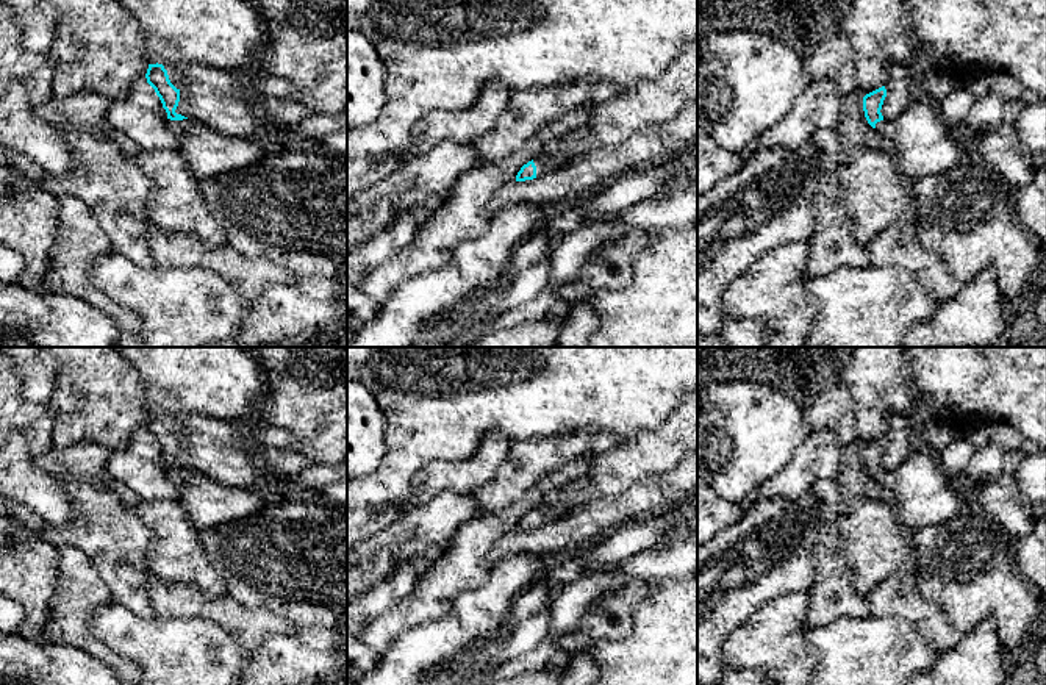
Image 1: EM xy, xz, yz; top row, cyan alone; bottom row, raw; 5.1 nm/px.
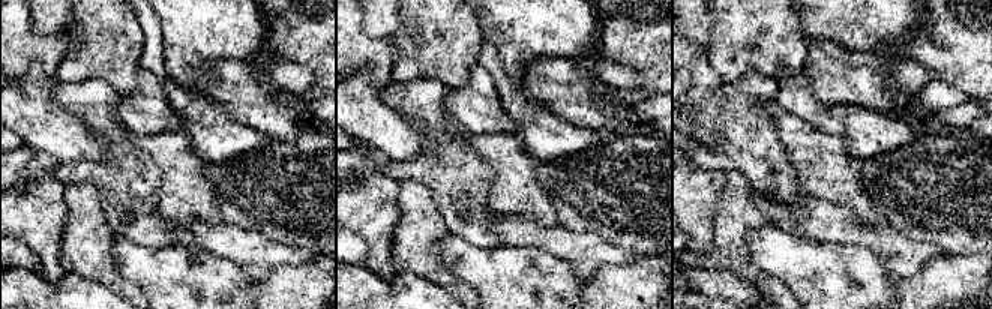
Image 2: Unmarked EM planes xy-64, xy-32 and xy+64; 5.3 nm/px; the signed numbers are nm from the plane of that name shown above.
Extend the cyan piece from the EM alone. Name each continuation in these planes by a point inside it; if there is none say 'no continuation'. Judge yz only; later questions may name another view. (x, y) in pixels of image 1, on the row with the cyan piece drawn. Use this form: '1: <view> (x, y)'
1: yz (923, 143)

